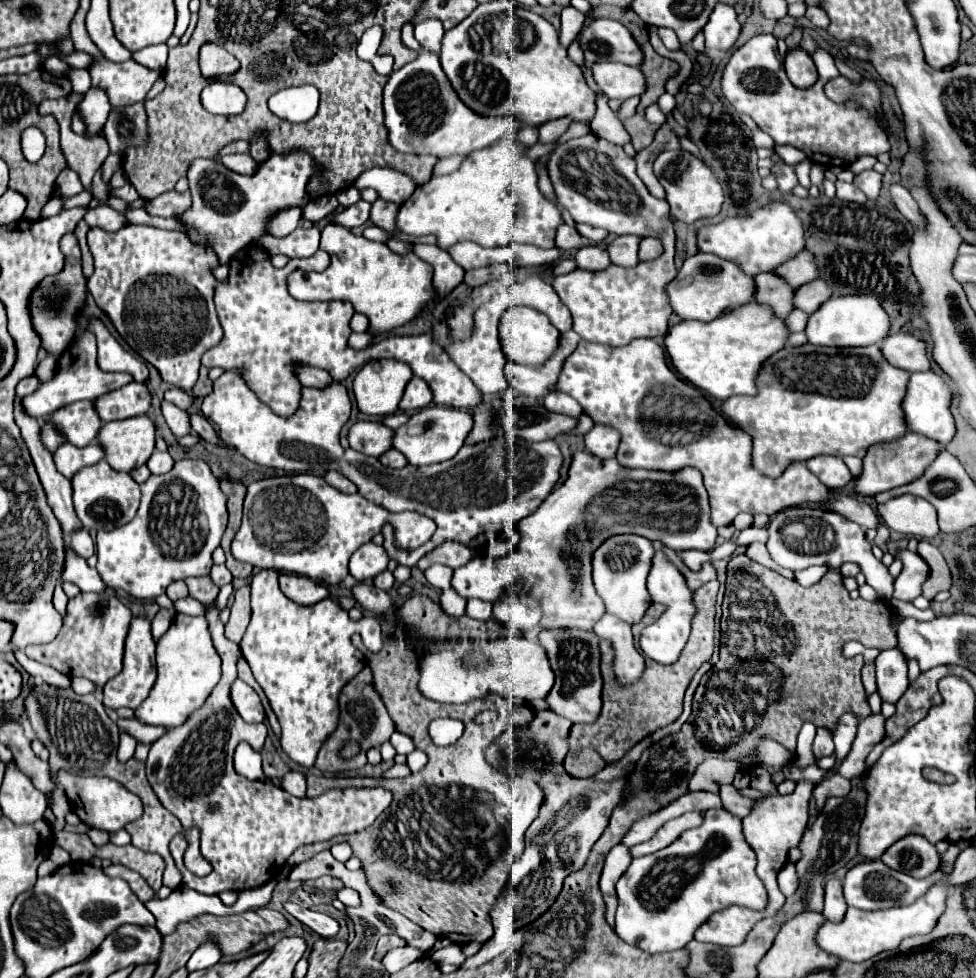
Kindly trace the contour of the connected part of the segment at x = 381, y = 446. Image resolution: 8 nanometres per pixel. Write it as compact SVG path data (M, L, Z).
M358 421L348 431L348 441L354 451L370 457L380 457L392 447L392 429L378 421Z

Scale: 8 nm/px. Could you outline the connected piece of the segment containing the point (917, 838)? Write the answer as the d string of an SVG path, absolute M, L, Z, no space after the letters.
M912 833L888 847L882 855L882 863L896 871L922 879L938 869L940 855L930 841L926 841L922 835Z

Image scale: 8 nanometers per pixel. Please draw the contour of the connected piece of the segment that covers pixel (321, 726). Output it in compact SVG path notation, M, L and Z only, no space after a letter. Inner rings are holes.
M262 569L254 575L252 621L240 641L240 651L250 669L254 667L254 679L264 689L270 707L282 725L282 751L304 767L314 765L320 743L336 729L340 689L366 665L364 655L350 641L354 634L362 635L362 641L370 651L382 647L382 629L376 617L352 620L346 609L332 597L312 607L296 605L280 591L276 571ZM260 627L266 627L266 637L256 635L262 631Z

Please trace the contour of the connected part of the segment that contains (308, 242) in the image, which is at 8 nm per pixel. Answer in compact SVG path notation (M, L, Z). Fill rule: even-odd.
M298 227L288 237L276 239L272 235L264 235L258 243L270 255L286 255L290 259L306 259L318 251L320 231L316 227L312 227L312 229Z

